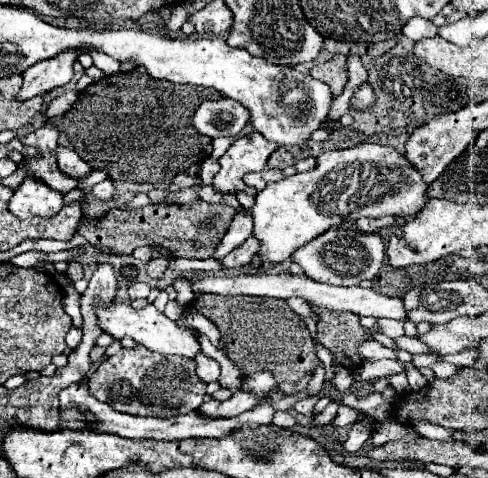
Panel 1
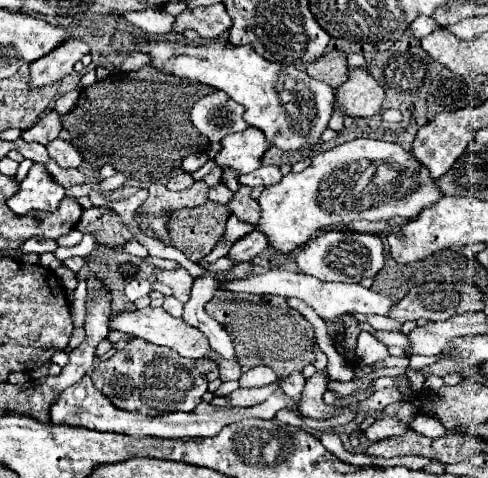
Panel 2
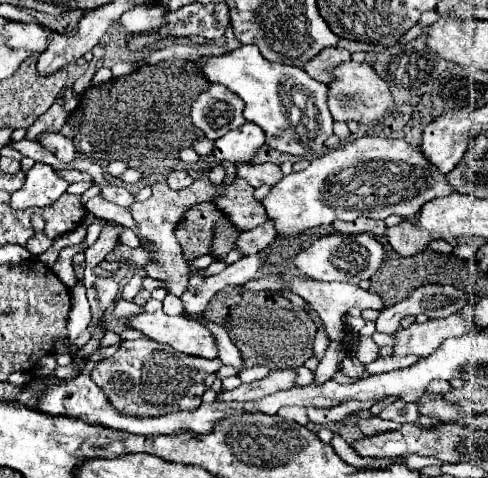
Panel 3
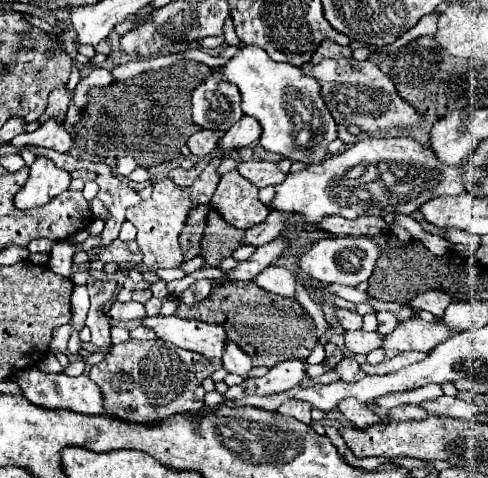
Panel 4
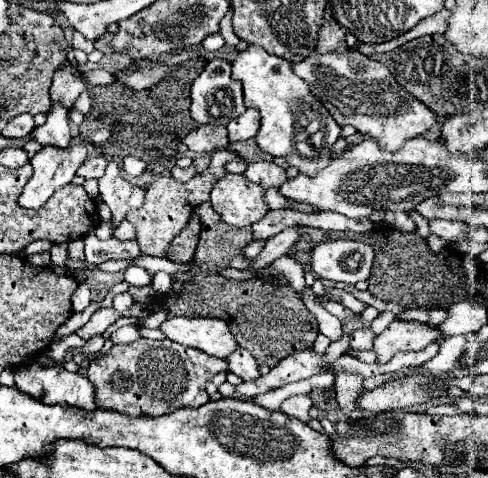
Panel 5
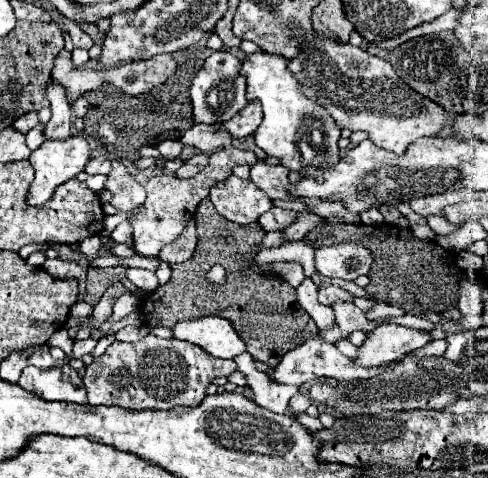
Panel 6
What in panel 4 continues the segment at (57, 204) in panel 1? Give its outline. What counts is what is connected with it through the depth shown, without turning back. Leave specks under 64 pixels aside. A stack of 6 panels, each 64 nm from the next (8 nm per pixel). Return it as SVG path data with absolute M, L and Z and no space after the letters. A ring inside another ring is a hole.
M38 156L30 166L30 178L24 188L16 194L14 206L20 210L30 210L44 206L50 198L68 190L70 172L58 168L50 158Z

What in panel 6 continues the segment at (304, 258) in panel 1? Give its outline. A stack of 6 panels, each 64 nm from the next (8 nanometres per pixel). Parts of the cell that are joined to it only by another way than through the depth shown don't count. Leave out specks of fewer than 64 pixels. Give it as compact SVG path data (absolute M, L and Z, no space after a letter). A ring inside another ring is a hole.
M334 244L316 250L316 270L328 278L356 280L368 274L372 256L358 244Z

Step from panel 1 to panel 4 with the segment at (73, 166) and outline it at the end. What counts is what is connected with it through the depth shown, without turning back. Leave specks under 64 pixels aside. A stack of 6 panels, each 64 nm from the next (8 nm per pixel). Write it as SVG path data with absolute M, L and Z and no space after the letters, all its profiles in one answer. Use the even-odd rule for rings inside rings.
M50 118L38 130L16 136L14 140L10 140L8 146L16 148L16 150L22 150L28 144L42 146L42 148L54 148L58 152L70 152L74 142L72 142L70 132L64 128L64 124L58 122L58 120L54 120L54 118Z

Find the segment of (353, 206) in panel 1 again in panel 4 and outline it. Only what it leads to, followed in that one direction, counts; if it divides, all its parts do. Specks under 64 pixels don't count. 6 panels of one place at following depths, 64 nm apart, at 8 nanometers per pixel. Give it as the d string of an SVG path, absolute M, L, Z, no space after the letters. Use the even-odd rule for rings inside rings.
M364 138L354 146L346 148L342 154L330 156L318 166L308 166L296 174L288 174L282 184L276 186L276 198L270 208L280 212L300 212L308 222L316 222L322 216L336 214L342 218L358 218L358 216L384 216L390 212L412 214L424 202L436 196L456 196L468 190L468 176L464 172L464 164L448 166L444 164L436 152L412 138Z

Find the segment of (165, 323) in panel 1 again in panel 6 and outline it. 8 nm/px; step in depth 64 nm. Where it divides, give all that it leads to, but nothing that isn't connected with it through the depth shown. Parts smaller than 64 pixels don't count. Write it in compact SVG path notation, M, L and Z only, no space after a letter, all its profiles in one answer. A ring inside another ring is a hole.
M204 316L178 322L174 326L174 338L188 340L216 358L234 358L246 352L244 340L222 316Z

